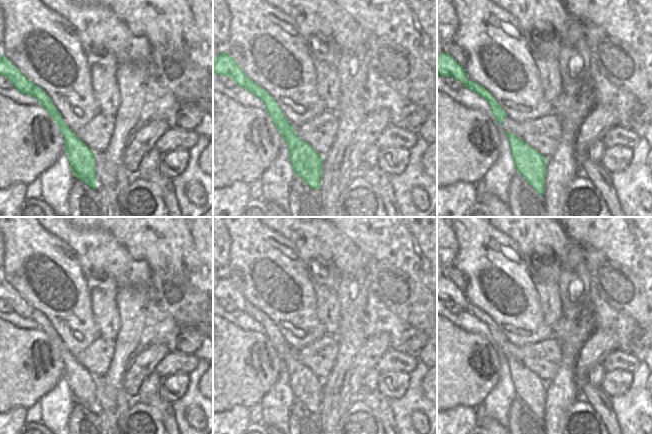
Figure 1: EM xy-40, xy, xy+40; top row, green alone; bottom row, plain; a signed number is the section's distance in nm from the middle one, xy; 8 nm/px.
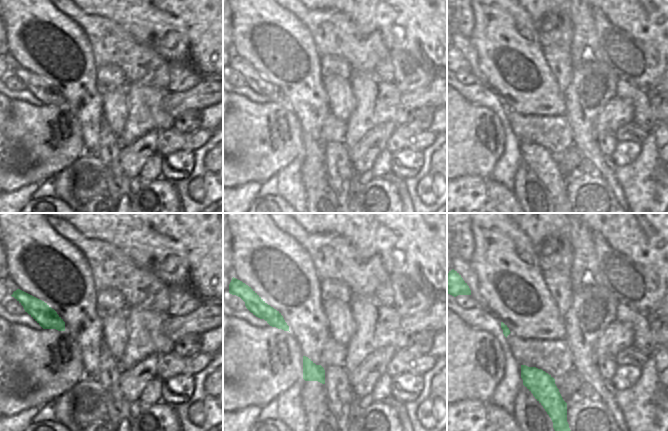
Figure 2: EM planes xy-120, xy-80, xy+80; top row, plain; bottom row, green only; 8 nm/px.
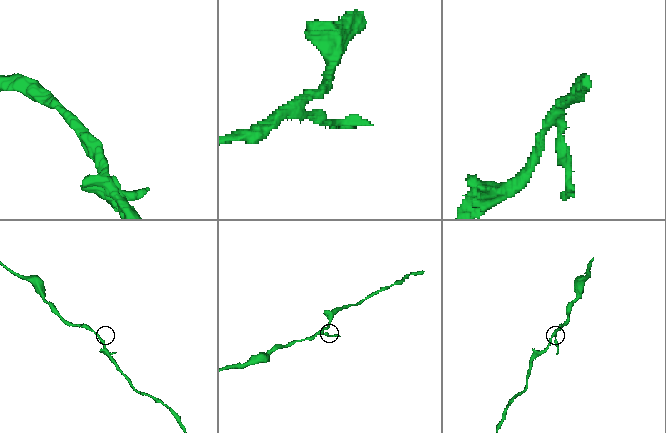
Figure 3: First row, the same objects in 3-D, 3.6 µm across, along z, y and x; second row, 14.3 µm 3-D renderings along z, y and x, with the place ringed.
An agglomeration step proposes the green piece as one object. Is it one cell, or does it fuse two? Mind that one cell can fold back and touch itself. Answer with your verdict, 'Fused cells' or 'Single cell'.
Fused cells.

